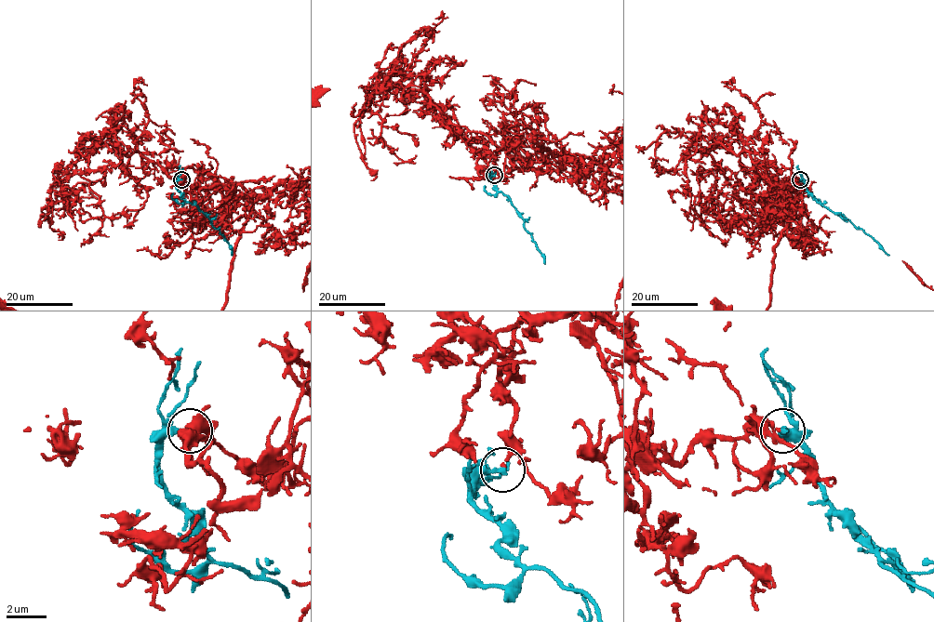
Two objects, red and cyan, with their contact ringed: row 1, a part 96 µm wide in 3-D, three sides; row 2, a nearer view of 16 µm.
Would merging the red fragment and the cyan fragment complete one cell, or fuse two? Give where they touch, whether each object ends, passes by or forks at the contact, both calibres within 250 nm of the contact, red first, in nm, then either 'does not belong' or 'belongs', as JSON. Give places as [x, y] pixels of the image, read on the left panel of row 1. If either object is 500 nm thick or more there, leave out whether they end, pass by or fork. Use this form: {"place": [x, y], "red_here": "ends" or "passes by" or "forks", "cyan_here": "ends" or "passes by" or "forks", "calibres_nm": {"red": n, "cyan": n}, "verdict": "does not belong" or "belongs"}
{"place": [181, 179], "red_here": "ends", "cyan_here": "ends", "calibres_nm": {"red": 150, "cyan": 260}, "verdict": "belongs"}

